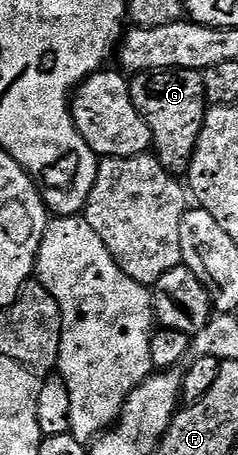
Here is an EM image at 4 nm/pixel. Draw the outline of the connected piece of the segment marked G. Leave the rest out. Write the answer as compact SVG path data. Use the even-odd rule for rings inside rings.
M153 70L150 74L137 74L129 81L130 96L134 100L134 108L140 110L140 117L152 133L151 149L155 158L173 176L187 175L194 148L198 144L198 136L202 132L202 124L206 113L202 73L198 70Z

